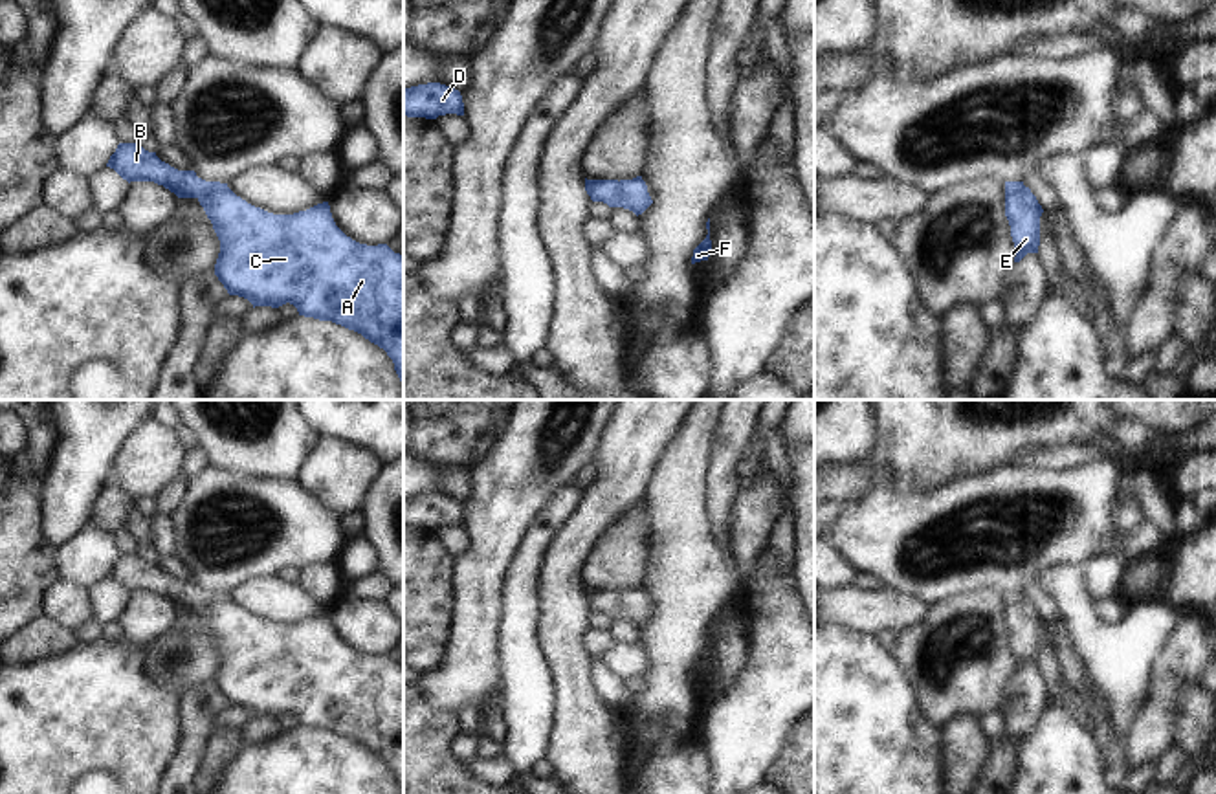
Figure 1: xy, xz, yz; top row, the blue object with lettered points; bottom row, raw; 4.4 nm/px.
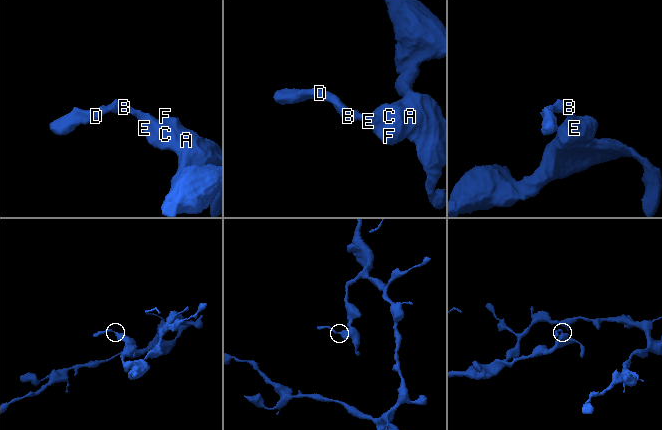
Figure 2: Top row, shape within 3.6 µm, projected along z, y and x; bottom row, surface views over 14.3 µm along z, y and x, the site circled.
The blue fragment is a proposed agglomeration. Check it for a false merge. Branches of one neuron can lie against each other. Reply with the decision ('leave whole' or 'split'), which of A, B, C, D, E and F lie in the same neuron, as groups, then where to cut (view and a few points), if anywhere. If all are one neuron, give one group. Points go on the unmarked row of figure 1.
leave whole | A B C D E F | no cut

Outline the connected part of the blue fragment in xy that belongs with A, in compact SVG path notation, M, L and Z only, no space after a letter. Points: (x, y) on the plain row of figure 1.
M119 554L106 578L123 590L154 592L178 609L196 609L220 651L215 686L229 706L255 717L293 715L299 726L332 732L361 744L387 763L403 794L403 667L387 655L367 656L347 647L334 633L328 612L293 625L273 625L237 607L227 594L205 592L194 581L178 581L156 563Z

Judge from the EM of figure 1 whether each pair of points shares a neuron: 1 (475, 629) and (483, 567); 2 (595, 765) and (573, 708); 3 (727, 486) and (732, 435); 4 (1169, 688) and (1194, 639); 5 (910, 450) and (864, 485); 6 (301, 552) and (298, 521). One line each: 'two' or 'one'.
1: one
2: one
3: one
4: one
5: two
6: one

